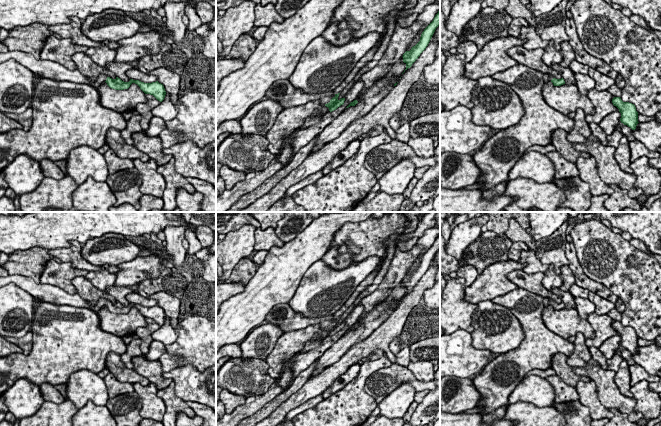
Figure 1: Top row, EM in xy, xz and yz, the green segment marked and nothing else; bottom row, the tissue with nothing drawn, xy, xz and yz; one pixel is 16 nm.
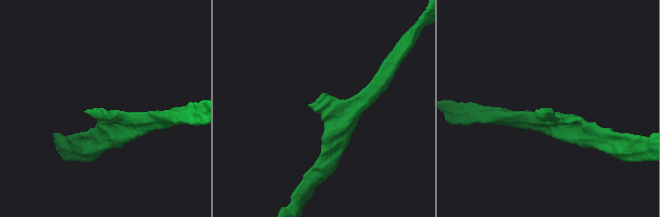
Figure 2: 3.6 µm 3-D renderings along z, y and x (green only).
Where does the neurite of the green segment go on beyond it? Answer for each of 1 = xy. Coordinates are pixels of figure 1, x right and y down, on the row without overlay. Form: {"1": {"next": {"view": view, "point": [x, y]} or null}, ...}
{"1": {"next": {"view": "xy", "point": [47, 293]}}}

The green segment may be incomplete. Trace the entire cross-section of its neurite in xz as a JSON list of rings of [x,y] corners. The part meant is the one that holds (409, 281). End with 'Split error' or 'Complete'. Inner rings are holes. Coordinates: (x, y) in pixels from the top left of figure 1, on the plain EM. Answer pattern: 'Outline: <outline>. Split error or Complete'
Outline: [[[440,234],[435,239],[433,245],[424,253],[421,258],[420,265],[403,278],[403,286],[406,288],[406,293],[410,292],[412,288],[418,283],[420,278],[428,270],[436,252],[440,249]]]. Complete

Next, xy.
Outline: [[[7,275],[0,277],[0,288],[14,283],[38,301],[43,301],[53,305],[68,305],[73,307],[86,307],[95,312],[98,312],[104,306],[115,314],[128,313],[132,307],[137,308],[145,318],[153,319],[158,325],[162,326],[165,322],[166,315],[163,308],[158,305],[152,307],[144,307],[139,304],[130,303],[129,306],[124,306],[116,301],[112,303],[105,298],[99,298],[96,304],[91,304],[85,301],[79,294],[69,294],[57,286],[50,284],[37,284],[32,278],[21,275]]]. Split error

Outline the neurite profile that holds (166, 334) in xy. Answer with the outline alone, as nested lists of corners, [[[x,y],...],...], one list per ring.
[[[166,317],[164,324],[155,332],[151,334],[151,337],[155,341],[160,341],[164,345],[173,344],[177,338],[178,333],[175,328],[171,325],[170,319]]]

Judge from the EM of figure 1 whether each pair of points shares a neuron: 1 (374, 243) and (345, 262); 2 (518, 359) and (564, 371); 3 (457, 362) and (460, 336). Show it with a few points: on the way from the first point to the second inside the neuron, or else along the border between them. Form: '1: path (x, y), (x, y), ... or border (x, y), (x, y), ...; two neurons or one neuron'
1: border (336, 245), (355, 245), (357, 263); two neurons
2: border (567, 355), (556, 353), (552, 357), (550, 367); two neurons
3: path (457, 356), (457, 345), (459, 342); one neuron

